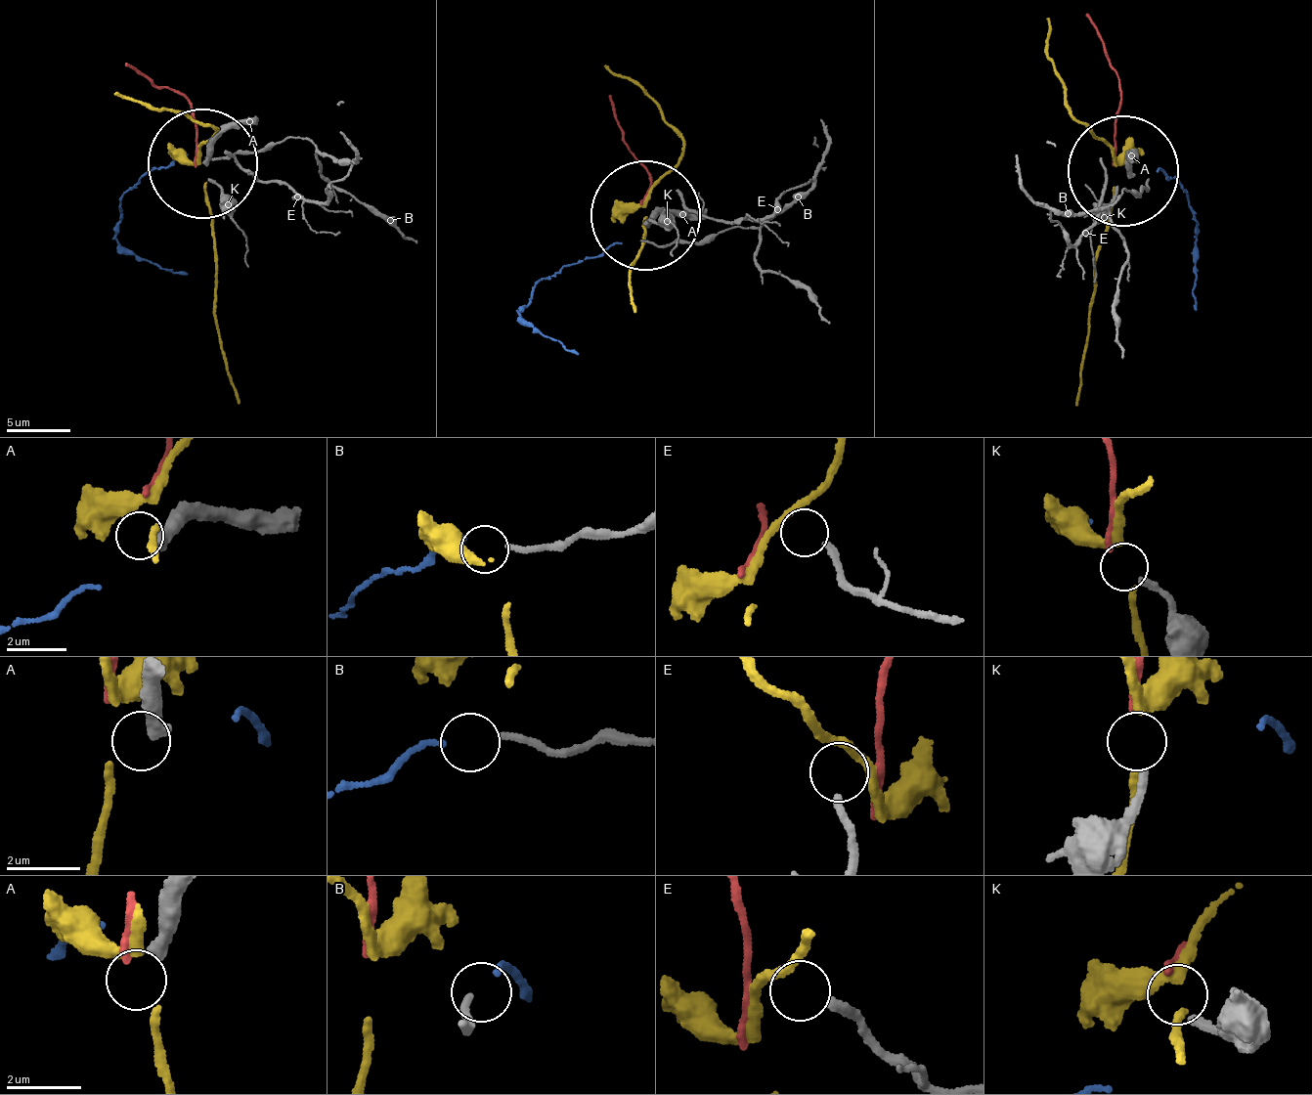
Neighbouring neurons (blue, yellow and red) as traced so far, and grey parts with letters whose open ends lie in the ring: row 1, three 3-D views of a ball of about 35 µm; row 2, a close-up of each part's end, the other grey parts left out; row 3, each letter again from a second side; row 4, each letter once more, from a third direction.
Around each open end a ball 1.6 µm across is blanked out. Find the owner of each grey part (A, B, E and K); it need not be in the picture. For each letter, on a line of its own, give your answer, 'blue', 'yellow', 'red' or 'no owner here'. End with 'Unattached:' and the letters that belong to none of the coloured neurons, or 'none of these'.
A: no owner here
B: blue
E: no owner here
K: red
Unattached: A, E

